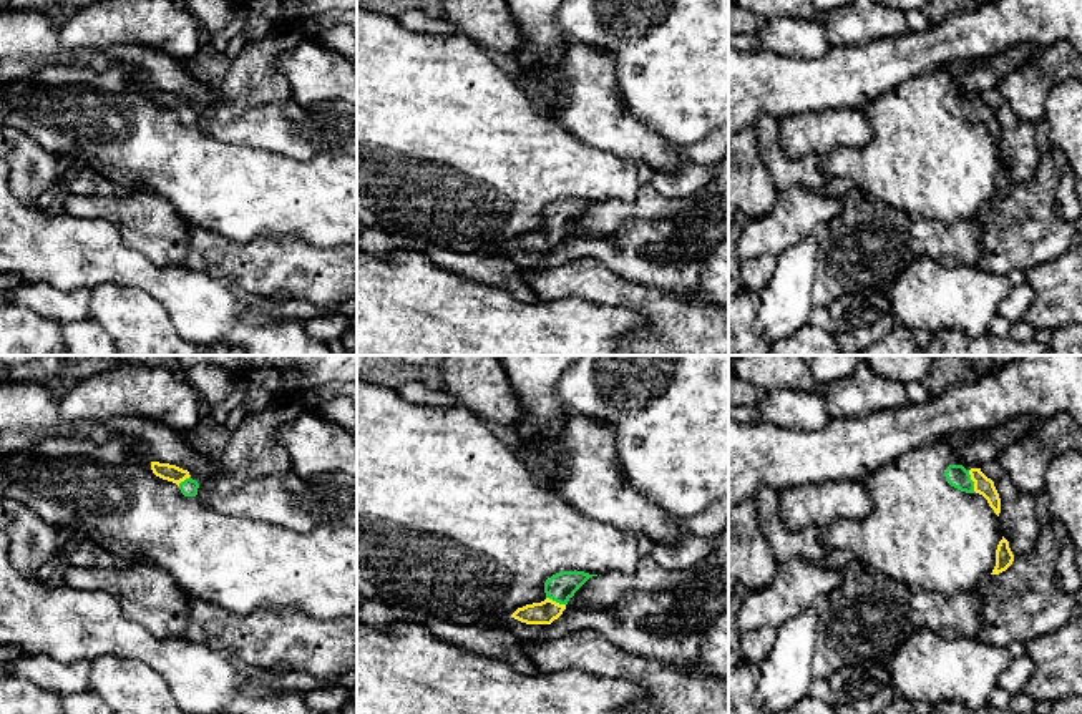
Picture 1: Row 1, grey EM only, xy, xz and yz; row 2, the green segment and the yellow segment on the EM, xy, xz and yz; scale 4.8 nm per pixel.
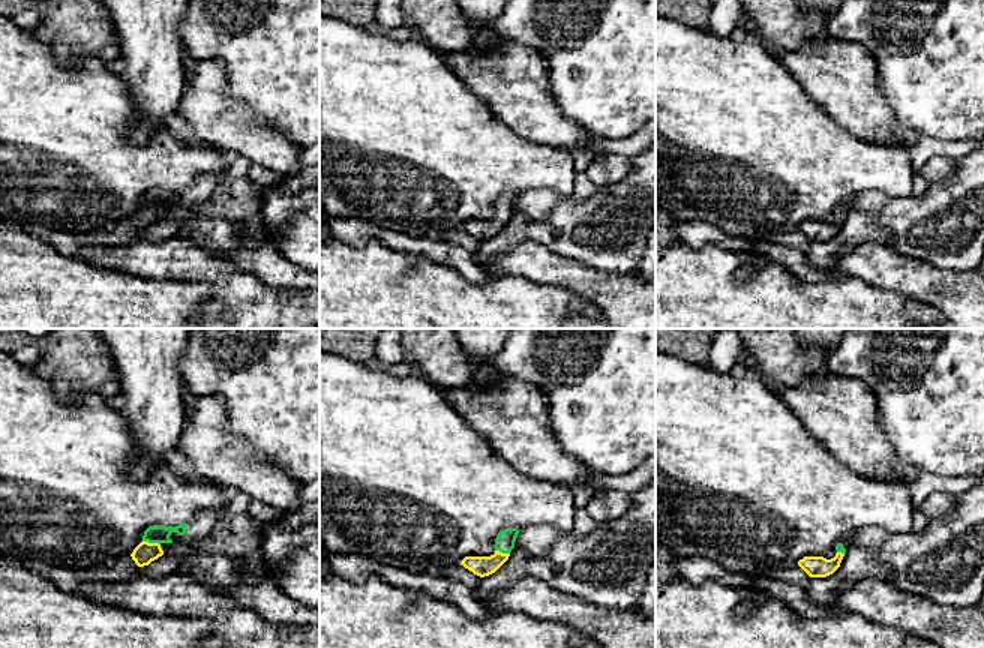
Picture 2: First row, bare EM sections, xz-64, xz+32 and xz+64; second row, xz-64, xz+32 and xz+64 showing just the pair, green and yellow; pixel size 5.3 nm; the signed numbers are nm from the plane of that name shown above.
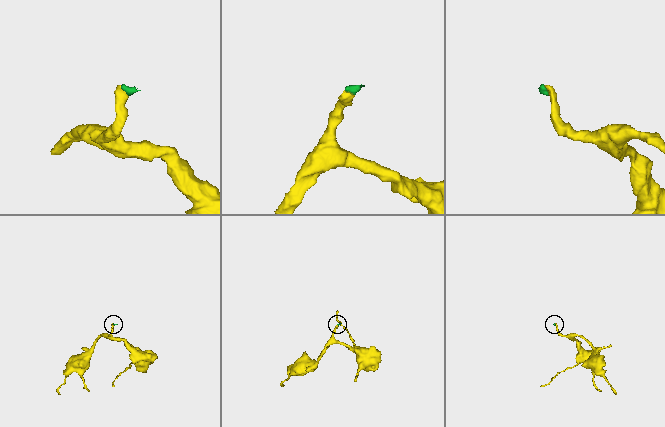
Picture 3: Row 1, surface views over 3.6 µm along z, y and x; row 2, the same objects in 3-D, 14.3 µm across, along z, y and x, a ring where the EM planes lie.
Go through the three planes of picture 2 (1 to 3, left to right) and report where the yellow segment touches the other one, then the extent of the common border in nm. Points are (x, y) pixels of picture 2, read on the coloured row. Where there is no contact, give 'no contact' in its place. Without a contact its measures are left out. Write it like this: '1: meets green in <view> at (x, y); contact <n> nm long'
1: meets green in xz-64 at (152, 542); contact 100 nm long
2: meets green in xz+32 at (503, 552); contact 80 nm long
3: meets green in xz+64 at (840, 551); contact 40 nm long

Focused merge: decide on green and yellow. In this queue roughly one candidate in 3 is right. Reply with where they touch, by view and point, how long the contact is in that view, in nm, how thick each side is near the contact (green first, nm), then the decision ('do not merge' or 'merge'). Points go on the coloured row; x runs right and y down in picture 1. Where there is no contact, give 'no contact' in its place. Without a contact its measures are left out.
yz (971, 480) | 110 nm | 110/90 nm | merge

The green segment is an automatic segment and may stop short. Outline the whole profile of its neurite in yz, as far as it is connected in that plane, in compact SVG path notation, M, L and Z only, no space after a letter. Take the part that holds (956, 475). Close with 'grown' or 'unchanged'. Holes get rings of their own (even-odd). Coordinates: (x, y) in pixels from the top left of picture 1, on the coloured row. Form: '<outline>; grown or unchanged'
M949 465L944 472L948 483L966 493L982 495L994 513L1001 513L1001 498L994 487L994 482L987 478L981 468L966 470L963 465Z; grown

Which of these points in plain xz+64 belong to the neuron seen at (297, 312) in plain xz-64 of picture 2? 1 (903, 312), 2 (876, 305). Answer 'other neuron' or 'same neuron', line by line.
1: other neuron
2: other neuron

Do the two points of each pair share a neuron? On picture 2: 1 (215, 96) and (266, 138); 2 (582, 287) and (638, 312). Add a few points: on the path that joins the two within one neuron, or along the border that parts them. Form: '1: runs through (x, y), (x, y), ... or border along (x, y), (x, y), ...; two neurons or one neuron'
1: runs through (227, 108), (254, 135); one neuron
2: runs through (596, 288), (624, 302); one neuron

